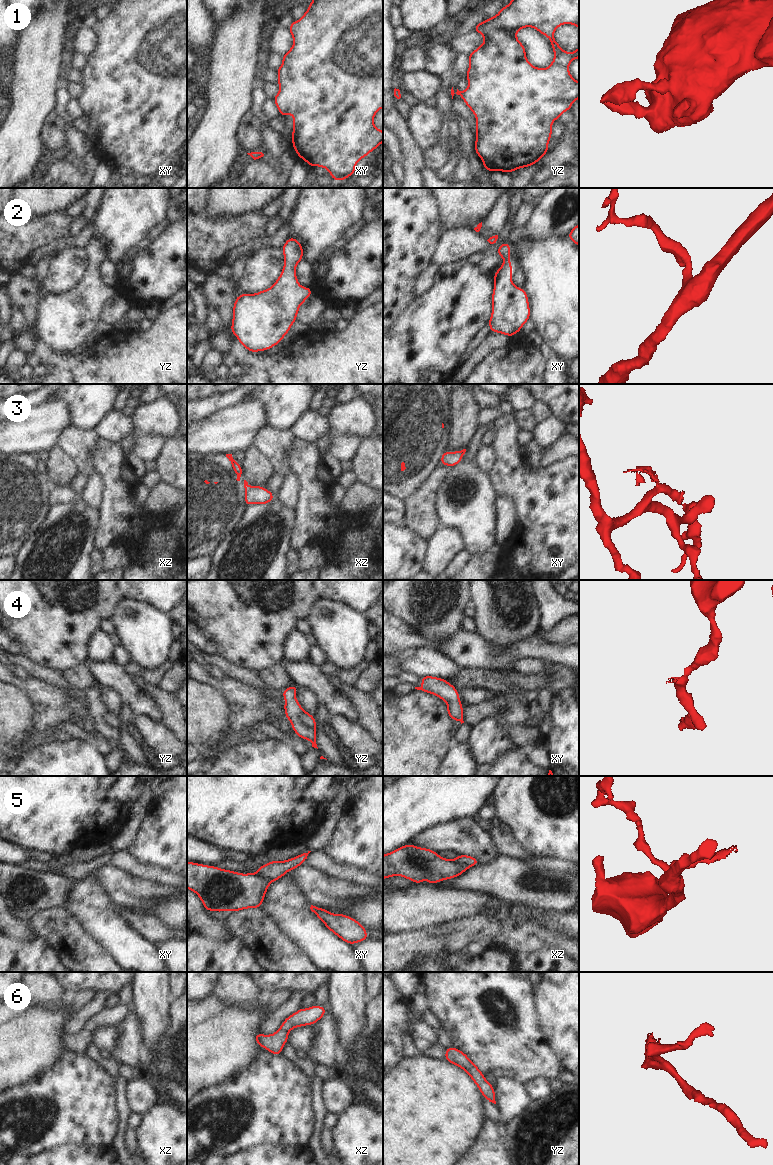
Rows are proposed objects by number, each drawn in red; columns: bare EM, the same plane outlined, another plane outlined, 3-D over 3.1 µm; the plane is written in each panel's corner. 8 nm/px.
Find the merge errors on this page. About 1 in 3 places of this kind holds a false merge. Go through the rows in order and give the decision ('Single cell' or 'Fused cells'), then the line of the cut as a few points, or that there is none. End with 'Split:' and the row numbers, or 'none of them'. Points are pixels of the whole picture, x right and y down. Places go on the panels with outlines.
1: Single cell. No split
2: Single cell. No split
3: Fused cells. Split along xz (248, 485), (245, 491)
4: Single cell. No split
5: Fused cells. Split along xy (256, 873), (272, 880)
6: Single cell. No split
Split: 3, 5

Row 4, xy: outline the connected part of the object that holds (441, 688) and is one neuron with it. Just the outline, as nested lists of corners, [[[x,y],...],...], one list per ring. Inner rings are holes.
[[[421,676],[422,686],[417,690],[434,694],[447,703],[447,713],[453,721],[463,721],[463,706],[459,698],[459,692],[447,680],[434,676]]]

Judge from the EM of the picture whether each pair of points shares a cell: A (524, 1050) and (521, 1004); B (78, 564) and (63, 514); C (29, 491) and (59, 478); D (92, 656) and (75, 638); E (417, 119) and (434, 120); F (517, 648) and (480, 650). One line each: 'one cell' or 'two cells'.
A: one cell
B: one cell
C: two cells
D: two cells
E: one cell
F: one cell

